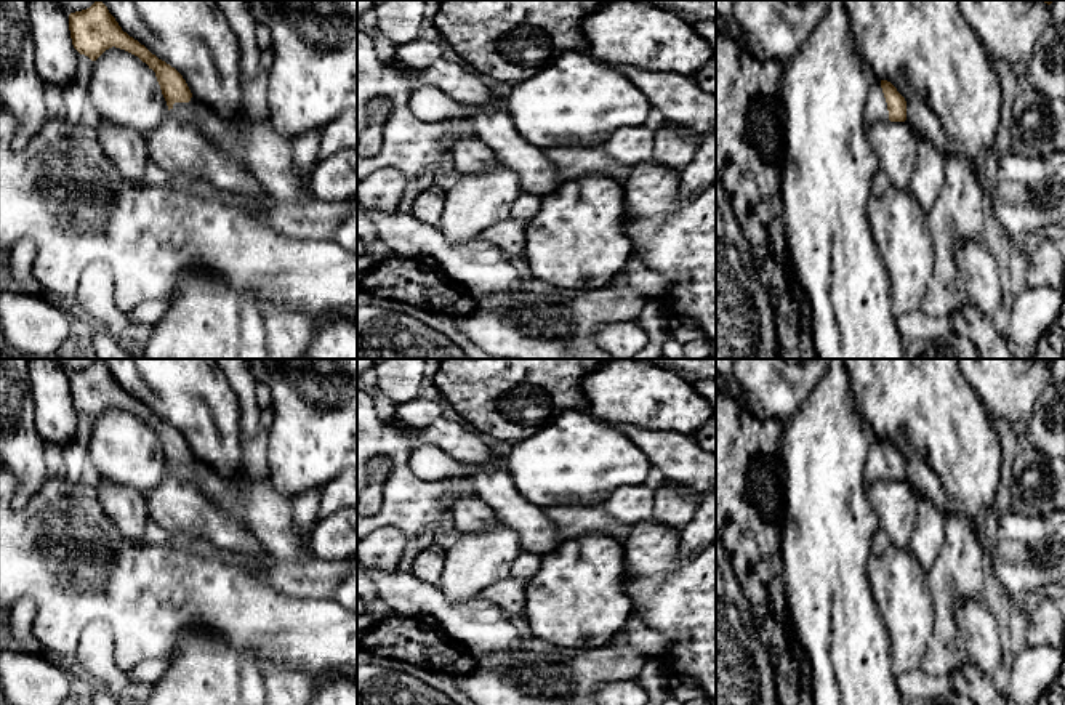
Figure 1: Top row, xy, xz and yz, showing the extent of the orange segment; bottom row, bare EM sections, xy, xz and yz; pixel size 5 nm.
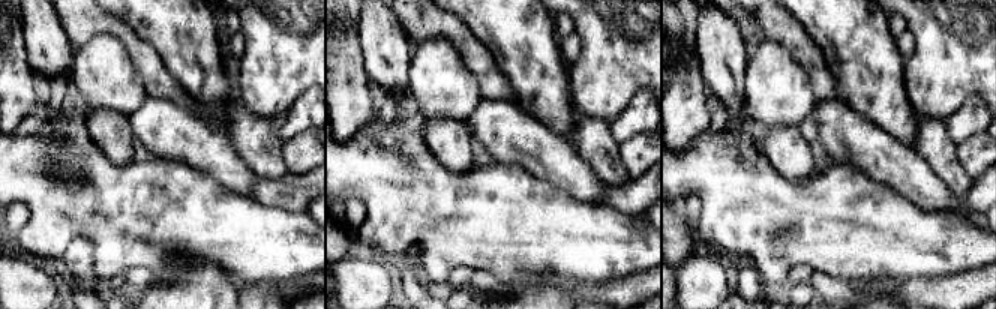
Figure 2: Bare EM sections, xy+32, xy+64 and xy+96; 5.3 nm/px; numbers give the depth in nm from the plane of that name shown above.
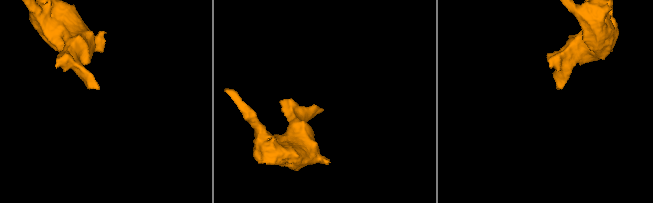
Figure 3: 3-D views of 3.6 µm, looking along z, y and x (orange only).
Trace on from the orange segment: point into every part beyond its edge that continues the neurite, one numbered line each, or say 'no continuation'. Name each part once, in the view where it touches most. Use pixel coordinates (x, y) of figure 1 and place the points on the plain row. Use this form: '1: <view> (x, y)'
1: yz (876, 470)

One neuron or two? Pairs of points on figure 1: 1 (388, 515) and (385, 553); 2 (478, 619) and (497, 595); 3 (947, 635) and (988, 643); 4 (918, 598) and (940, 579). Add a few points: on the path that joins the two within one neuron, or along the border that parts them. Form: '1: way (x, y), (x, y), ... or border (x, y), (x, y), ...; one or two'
1: border (373, 529), (397, 527), (409, 537); two
2: border (479, 598), (494, 601), (508, 616); two
3: border (960, 600), (956, 604), (958, 640), (969, 659); two
4: border (926, 572), (936, 624); two

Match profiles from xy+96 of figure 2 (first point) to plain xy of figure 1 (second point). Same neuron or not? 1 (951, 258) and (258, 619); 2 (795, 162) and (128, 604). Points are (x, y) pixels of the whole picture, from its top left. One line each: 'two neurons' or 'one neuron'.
1: one neuron
2: two neurons

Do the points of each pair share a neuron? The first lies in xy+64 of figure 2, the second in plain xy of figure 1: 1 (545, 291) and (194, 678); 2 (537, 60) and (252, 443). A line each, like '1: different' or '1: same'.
1: same
2: different

